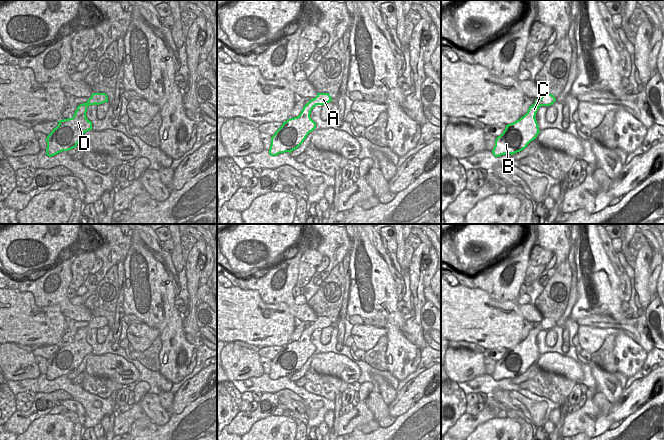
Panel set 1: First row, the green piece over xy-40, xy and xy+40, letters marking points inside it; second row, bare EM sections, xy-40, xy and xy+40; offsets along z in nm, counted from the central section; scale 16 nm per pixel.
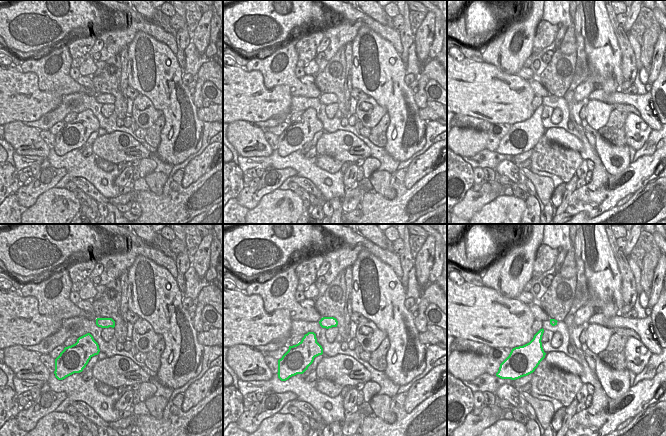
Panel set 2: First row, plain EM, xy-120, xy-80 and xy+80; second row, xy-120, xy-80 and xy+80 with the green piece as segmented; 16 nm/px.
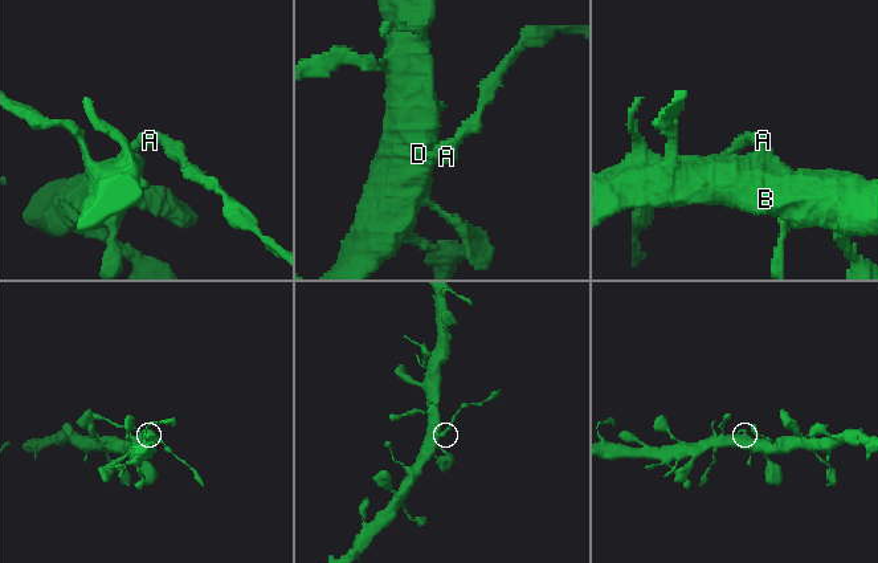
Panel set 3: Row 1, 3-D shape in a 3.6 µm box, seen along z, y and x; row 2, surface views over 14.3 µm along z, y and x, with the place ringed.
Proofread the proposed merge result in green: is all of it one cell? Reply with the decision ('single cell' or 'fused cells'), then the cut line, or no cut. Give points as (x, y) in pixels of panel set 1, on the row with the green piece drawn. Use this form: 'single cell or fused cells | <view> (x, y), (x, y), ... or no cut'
fused cells | xy (311, 99), (314, 104), (318, 104)

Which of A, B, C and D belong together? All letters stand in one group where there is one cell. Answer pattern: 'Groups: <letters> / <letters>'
Groups: A / B C D.

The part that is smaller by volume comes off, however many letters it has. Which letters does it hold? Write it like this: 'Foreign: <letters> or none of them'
Foreign: A

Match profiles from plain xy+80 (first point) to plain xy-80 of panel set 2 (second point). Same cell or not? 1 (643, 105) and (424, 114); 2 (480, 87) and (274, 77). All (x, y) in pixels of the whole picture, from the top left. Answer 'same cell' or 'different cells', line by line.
1: different cells
2: different cells

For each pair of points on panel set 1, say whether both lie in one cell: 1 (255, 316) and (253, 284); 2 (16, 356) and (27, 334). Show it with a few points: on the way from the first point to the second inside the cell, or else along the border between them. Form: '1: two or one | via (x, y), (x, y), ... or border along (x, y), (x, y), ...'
1: two | border along (248, 288), (255, 289), (264, 302), (272, 303)
2: two | border along (10, 342), (16, 344)

